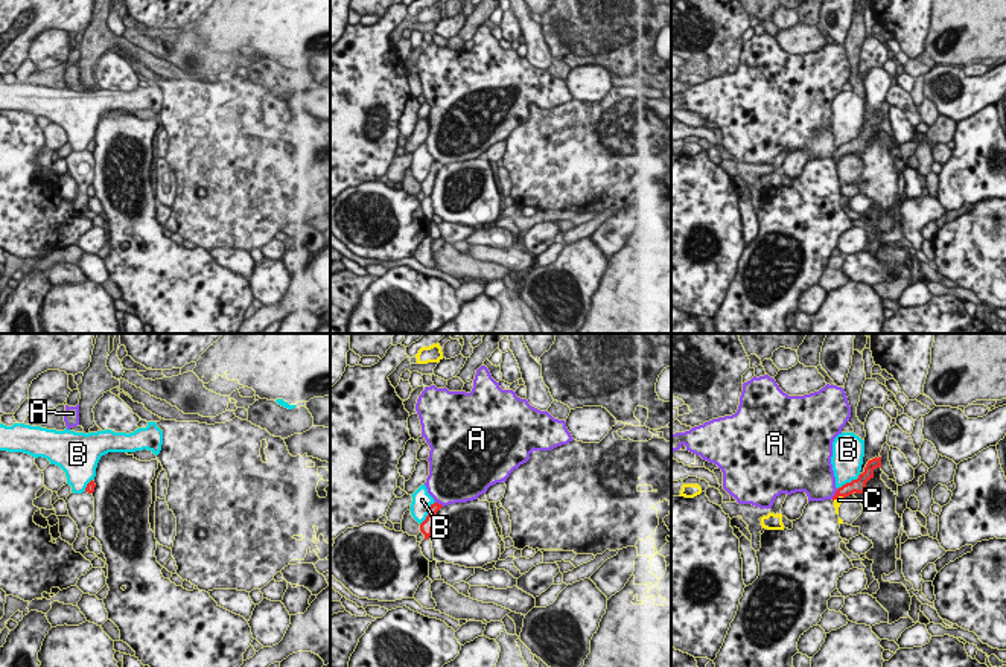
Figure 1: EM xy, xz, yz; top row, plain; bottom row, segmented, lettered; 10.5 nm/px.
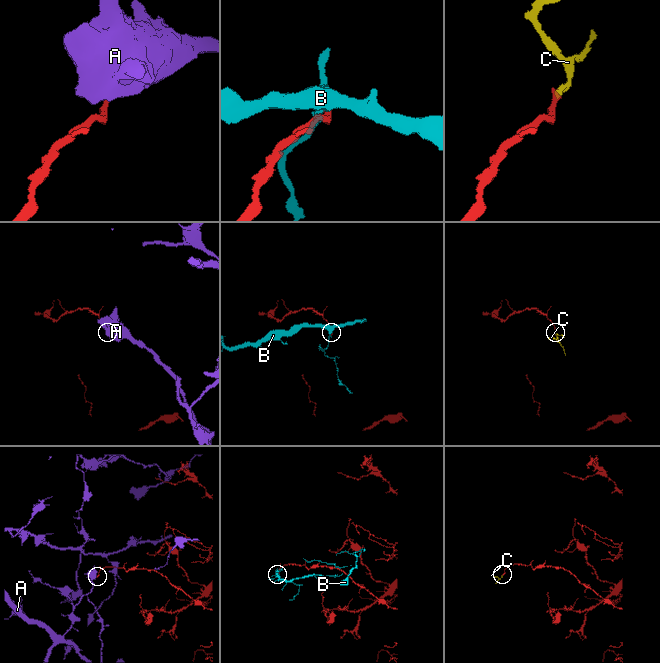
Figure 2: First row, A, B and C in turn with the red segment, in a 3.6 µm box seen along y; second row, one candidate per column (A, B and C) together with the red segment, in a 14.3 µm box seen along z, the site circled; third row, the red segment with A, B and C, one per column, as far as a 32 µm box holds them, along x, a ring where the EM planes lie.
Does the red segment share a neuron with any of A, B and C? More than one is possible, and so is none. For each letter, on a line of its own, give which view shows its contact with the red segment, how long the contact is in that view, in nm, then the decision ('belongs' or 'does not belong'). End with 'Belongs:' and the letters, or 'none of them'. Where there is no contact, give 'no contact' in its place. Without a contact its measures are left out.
A: yz | 130 nm | does not belong
B: yz | 300 nm | does not belong
C: yz | 130 nm | belongs
Belongs: C

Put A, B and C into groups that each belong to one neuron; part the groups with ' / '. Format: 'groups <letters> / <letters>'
groups A / B / C

